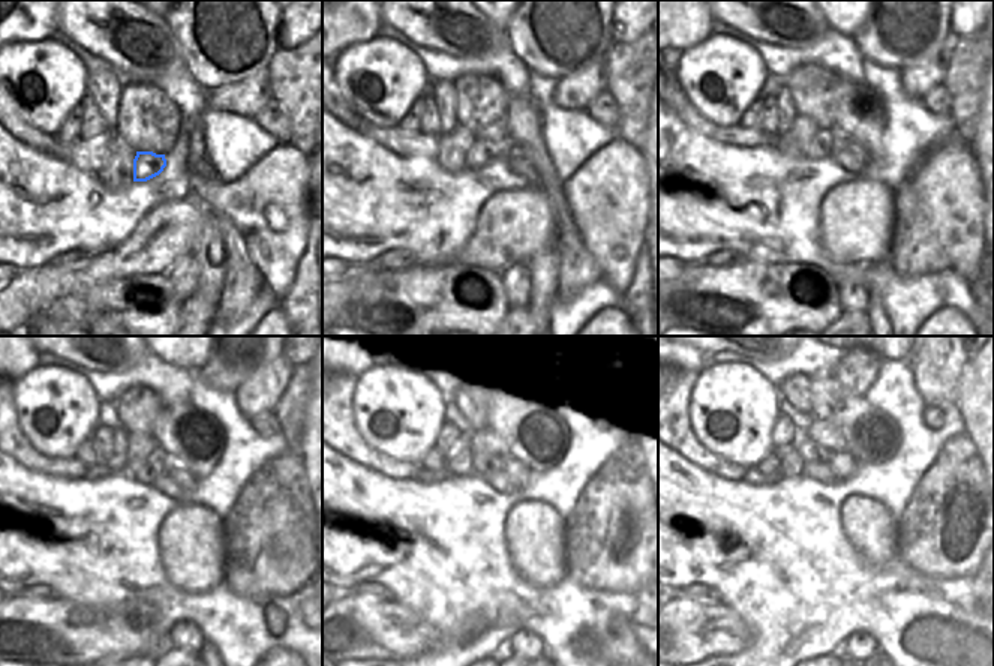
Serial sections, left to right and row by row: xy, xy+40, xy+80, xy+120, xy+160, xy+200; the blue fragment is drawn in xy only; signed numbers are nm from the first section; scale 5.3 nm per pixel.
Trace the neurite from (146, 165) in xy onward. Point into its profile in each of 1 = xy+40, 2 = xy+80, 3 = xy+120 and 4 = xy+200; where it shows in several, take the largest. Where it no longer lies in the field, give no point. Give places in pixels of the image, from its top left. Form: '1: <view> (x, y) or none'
1: xy+40 (483, 152)
2: xy+80 (820, 146)
3: xy+120 (147, 474)
4: xy+200 (817, 458)

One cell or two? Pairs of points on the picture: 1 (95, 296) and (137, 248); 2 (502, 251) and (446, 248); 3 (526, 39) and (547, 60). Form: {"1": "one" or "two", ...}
{"1": "two", "2": "two", "3": "one"}

